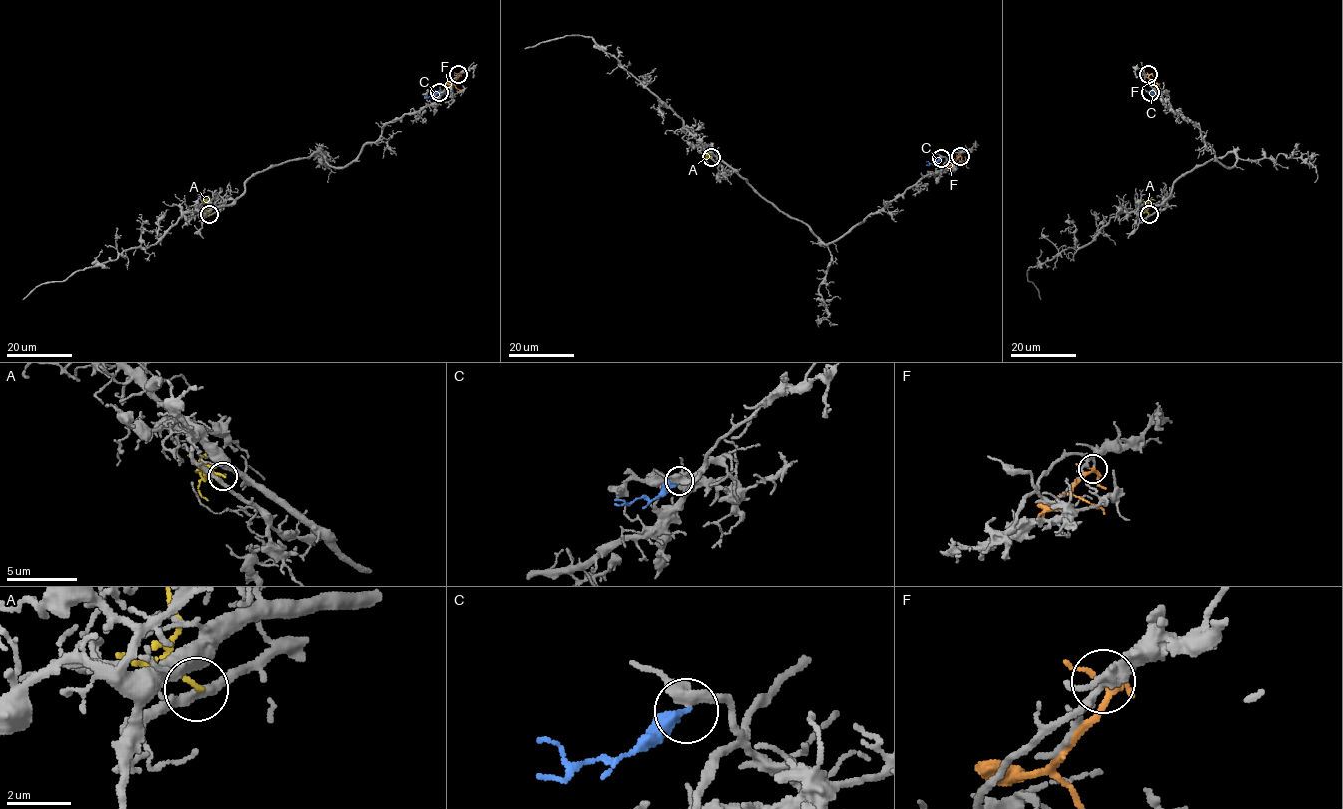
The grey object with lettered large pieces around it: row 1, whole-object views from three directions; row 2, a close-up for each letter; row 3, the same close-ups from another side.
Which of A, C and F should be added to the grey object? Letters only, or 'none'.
none

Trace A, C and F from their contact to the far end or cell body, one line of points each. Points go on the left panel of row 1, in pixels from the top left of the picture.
A: (209, 215), (205, 200), (210, 199)
C: (439, 92), (424, 98)
F: (458, 74), (453, 84), (461, 90)

